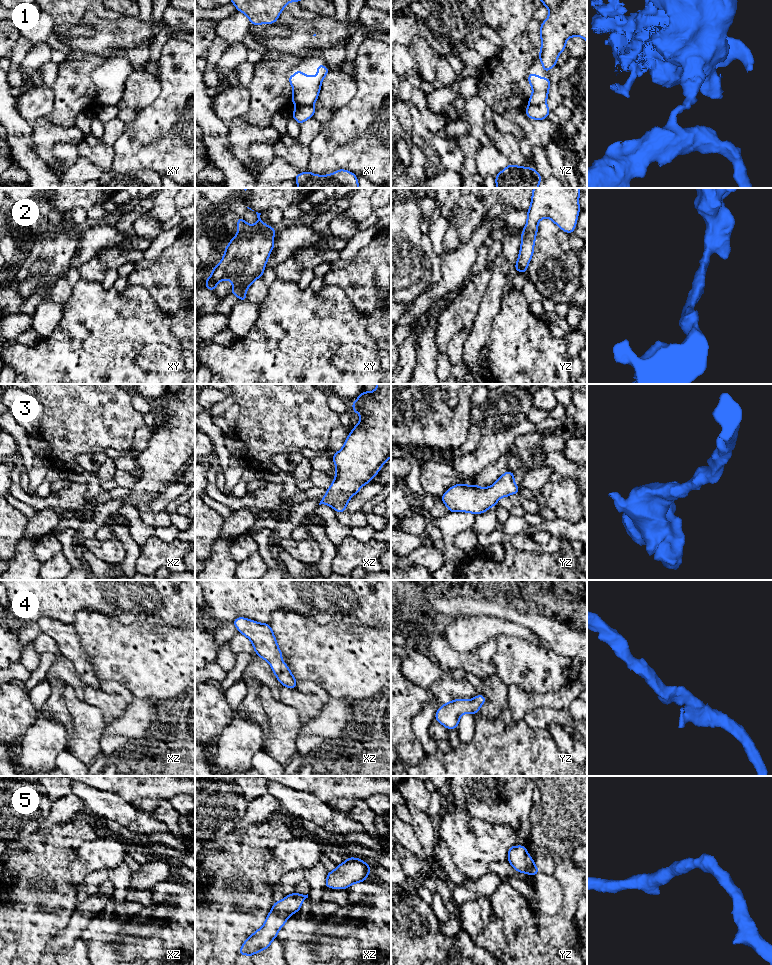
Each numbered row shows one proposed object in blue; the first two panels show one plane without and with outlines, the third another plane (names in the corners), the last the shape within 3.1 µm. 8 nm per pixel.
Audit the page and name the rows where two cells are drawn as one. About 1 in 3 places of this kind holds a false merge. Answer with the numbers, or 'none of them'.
1

